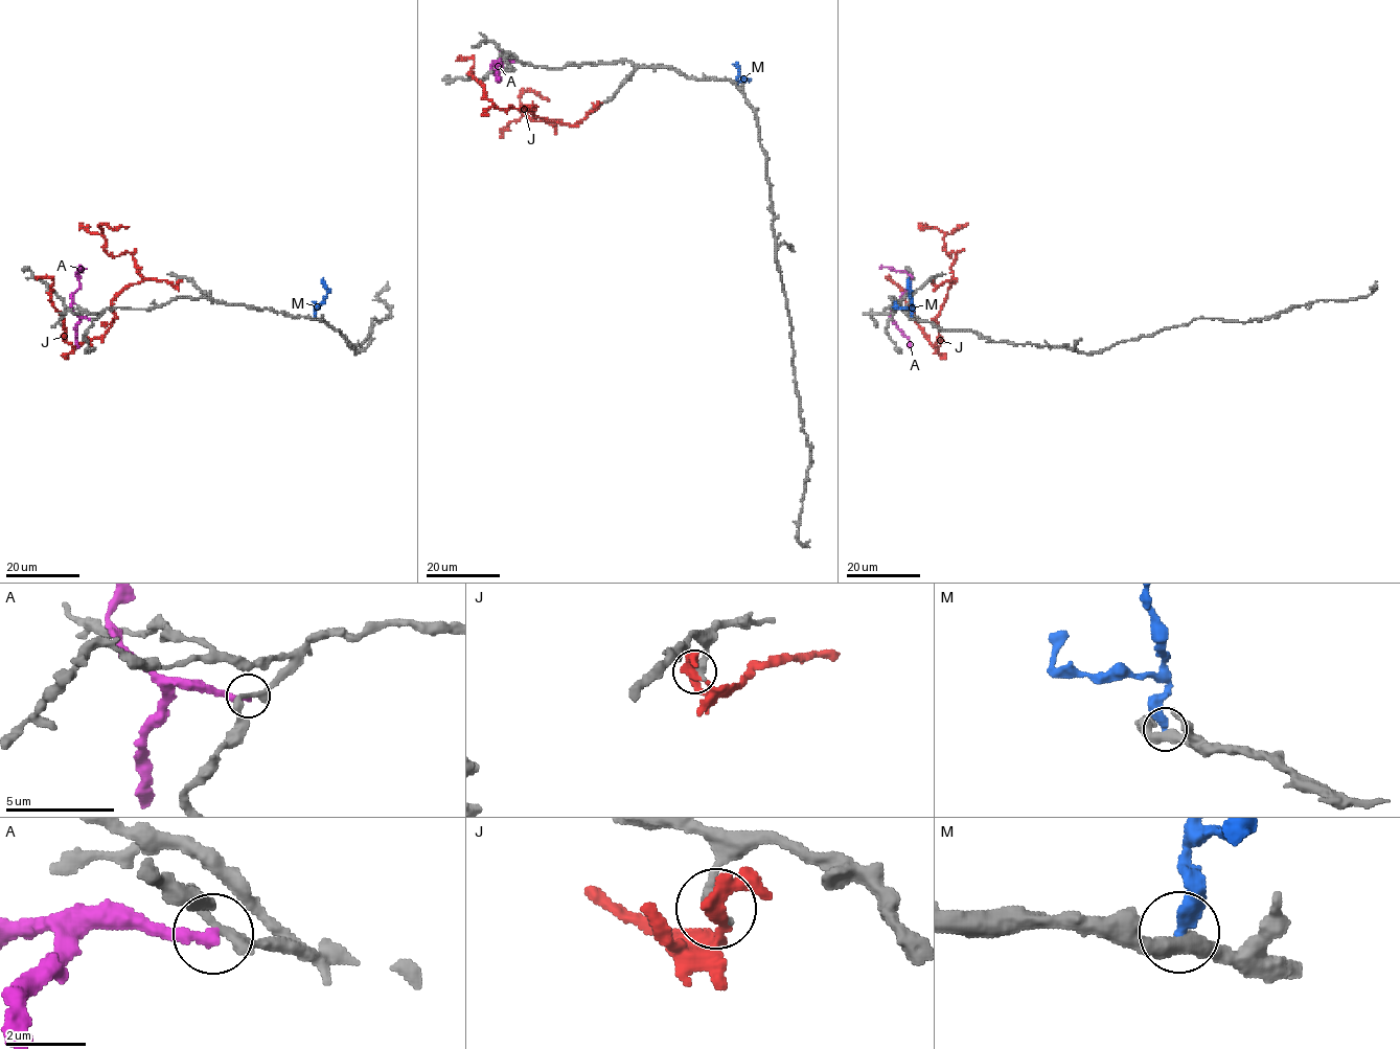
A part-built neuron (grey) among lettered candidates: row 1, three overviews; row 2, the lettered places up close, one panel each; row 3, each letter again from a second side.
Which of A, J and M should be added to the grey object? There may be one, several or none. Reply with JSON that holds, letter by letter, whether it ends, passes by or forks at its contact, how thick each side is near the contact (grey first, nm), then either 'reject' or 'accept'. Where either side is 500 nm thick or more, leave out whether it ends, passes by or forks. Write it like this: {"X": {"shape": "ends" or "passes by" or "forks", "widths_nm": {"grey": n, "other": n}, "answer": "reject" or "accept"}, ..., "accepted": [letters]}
{"A": {"shape": "ends", "widths_nm": {"grey": 240, "other": 320}, "answer": "reject"}, "J": {"shape": "passes by", "widths_nm": {"grey": 400, "other": 360}, "answer": "reject"}, "M": {"shape": "ends", "widths_nm": {"grey": 400, "other": 400}, "answer": "reject"}, "accepted": []}

